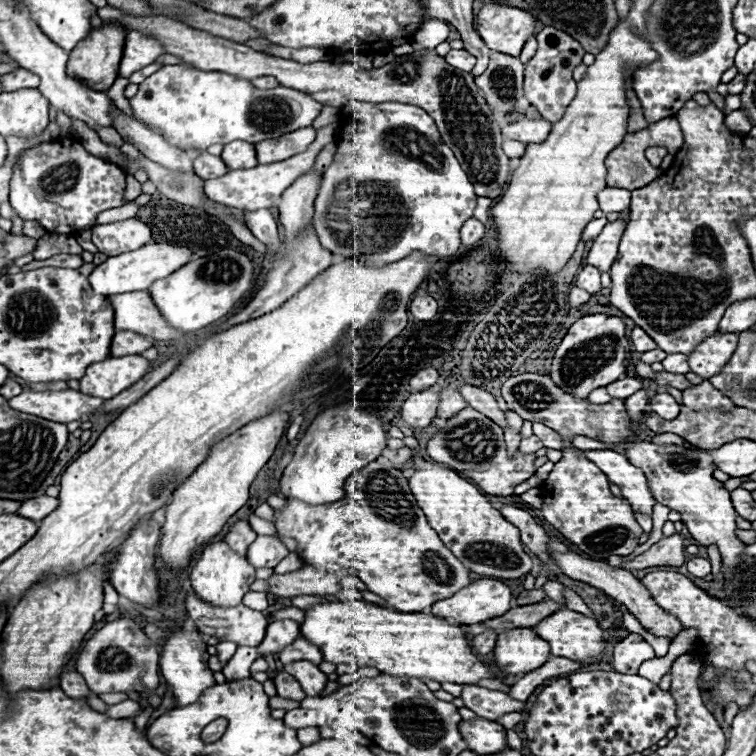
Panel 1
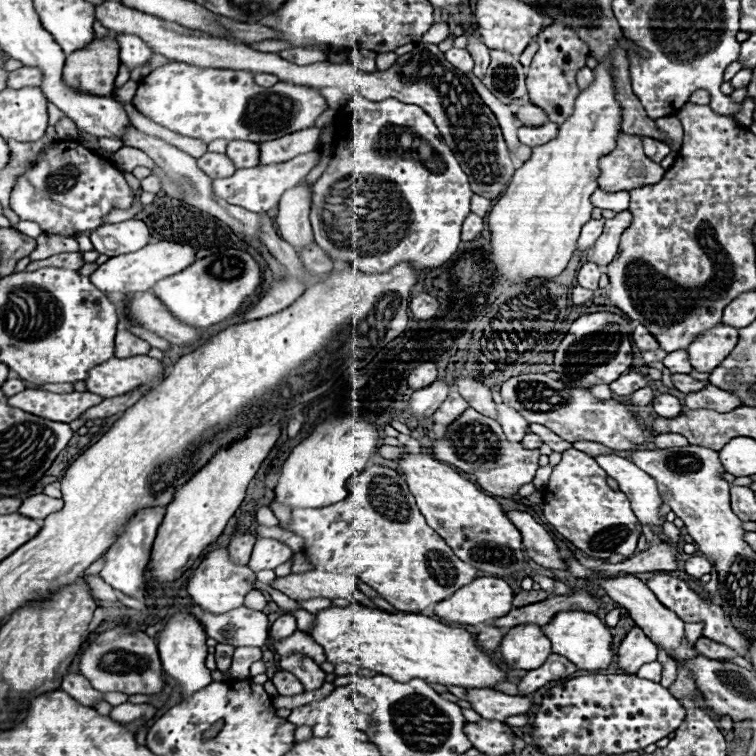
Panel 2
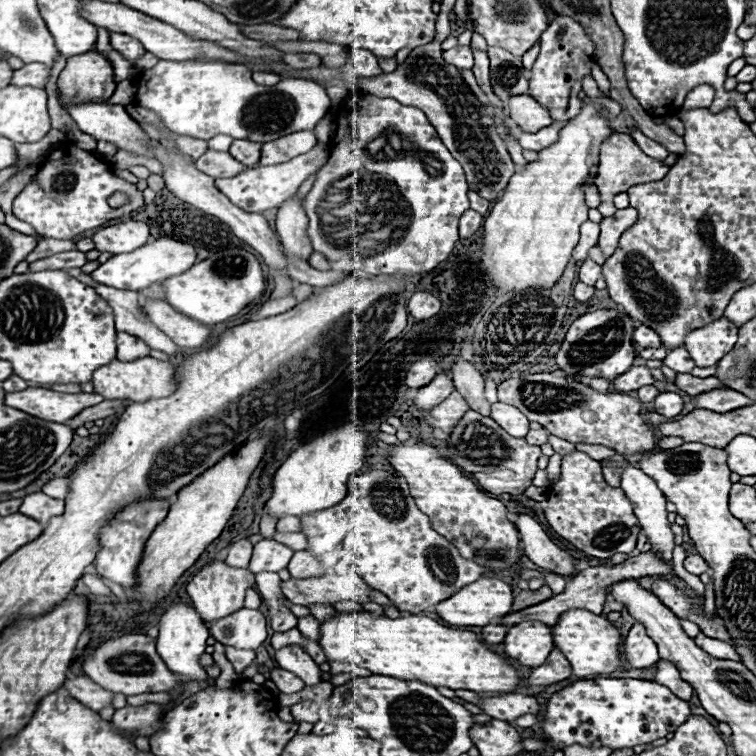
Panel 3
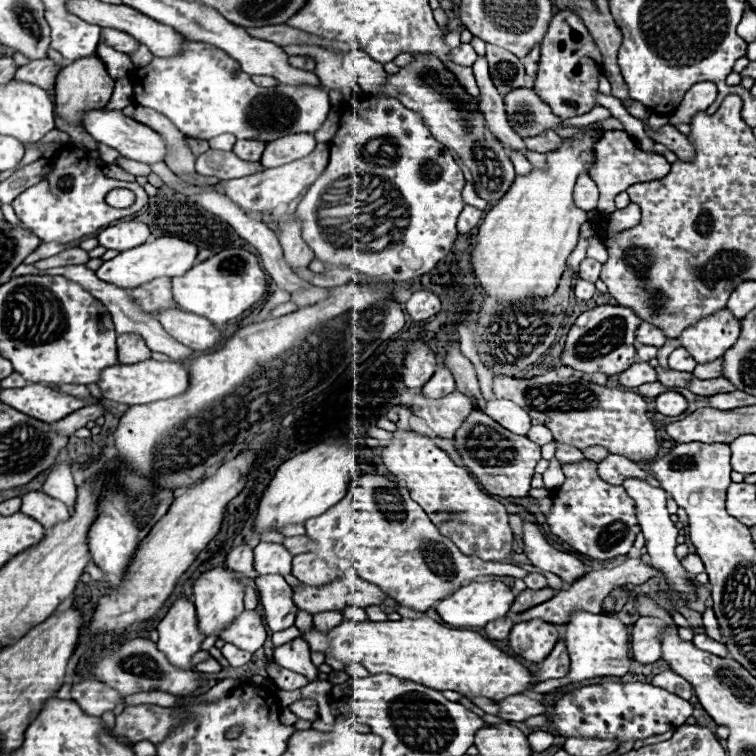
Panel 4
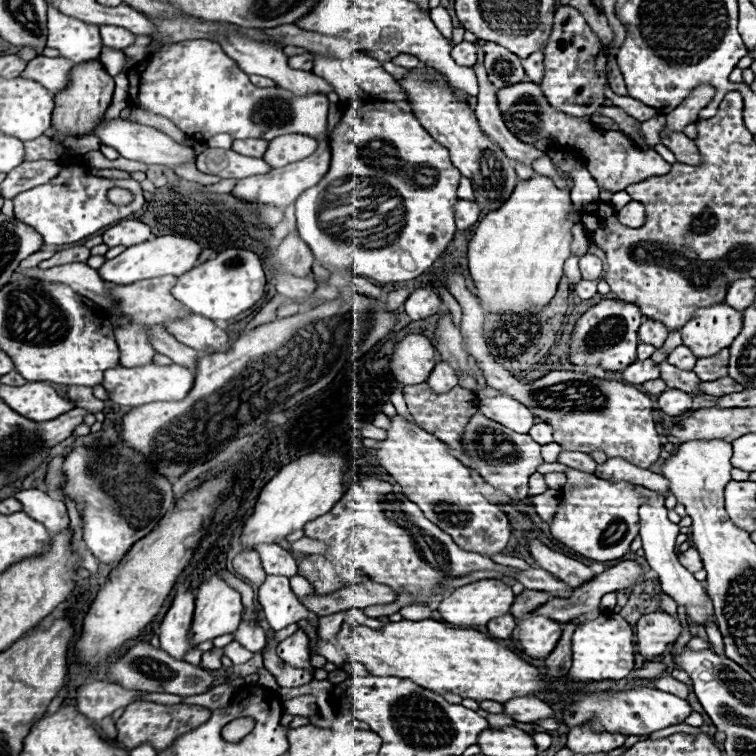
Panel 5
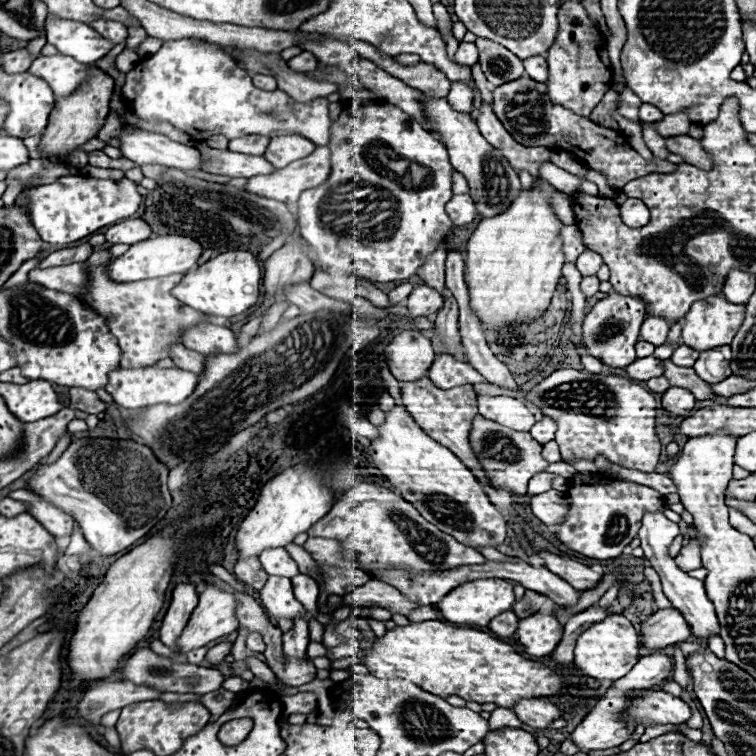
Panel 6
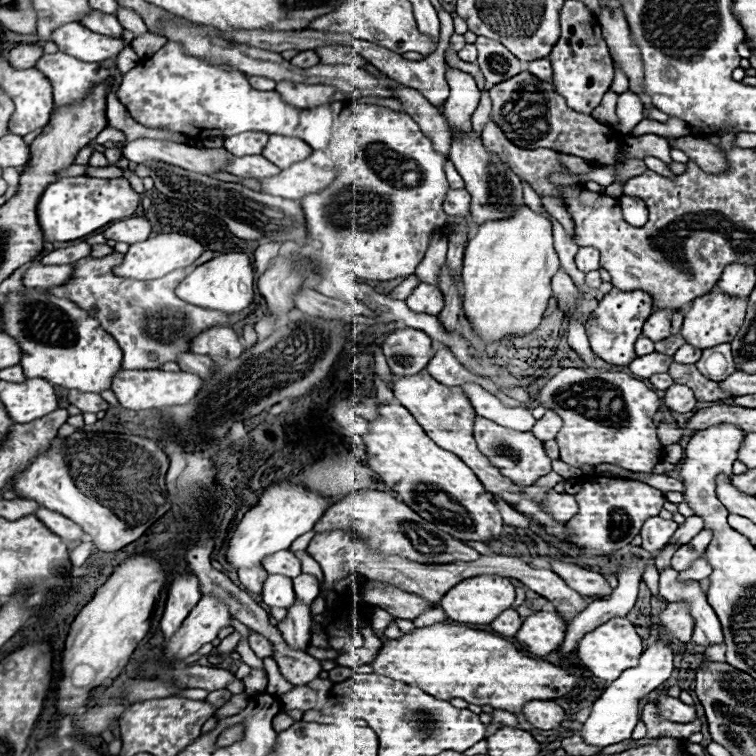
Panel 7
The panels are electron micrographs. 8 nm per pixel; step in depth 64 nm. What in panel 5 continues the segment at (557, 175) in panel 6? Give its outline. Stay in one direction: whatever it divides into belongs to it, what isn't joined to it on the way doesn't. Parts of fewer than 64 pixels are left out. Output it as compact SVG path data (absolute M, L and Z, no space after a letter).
M546 154L540 156L540 158L536 158L536 160L532 162L532 168L534 168L538 174L544 174L544 176L556 178L556 170L554 170L554 166L552 166L552 162L550 162L550 158L548 158Z

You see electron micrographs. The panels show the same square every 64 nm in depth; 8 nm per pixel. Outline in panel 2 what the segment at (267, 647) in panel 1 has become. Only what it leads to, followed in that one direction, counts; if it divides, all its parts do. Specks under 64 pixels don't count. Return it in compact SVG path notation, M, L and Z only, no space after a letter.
M280 614L278 620L270 626L270 640L276 642L276 640L284 640L288 636L292 636L296 632L296 618L290 616L290 614Z

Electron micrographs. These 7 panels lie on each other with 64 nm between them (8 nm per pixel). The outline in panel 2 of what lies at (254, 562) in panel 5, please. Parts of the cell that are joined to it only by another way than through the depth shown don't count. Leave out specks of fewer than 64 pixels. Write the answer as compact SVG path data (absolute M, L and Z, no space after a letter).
M238 532L238 534L234 534L232 540L230 540L230 544L228 544L230 556L232 556L238 564L248 564L254 542L256 542L256 536L252 536L250 532Z

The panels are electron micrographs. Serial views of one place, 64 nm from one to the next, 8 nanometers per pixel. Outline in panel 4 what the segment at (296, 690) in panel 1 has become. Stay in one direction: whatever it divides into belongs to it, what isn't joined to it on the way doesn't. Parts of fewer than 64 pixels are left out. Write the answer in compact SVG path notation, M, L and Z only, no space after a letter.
M270 660L268 664L268 676L274 680L274 684L280 688L280 690L298 690L302 686L308 684L308 680L296 672L290 672L290 670L284 670L282 666L278 666L274 660Z

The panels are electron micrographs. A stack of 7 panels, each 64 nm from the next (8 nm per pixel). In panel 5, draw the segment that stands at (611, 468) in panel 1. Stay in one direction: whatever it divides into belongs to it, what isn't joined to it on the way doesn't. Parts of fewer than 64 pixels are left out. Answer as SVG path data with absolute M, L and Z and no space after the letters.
M634 484L634 490L646 500L642 506L640 506L640 536L642 536L642 548L644 548L644 556L646 556L646 562L650 564L650 568L654 572L658 572L658 578L660 584L662 584L662 592L668 594L670 598L676 600L678 606L682 606L688 614L690 620L698 622L698 624L704 624L708 618L714 620L714 610L712 610L712 602L704 590L704 584L698 582L694 578L692 572L684 570L684 566L680 566L678 562L678 556L674 552L674 546L676 546L676 536L680 534L680 528L678 524L670 522L668 520L668 510L664 506L664 494L660 492L654 492L654 490L648 490L644 486L636 486Z

